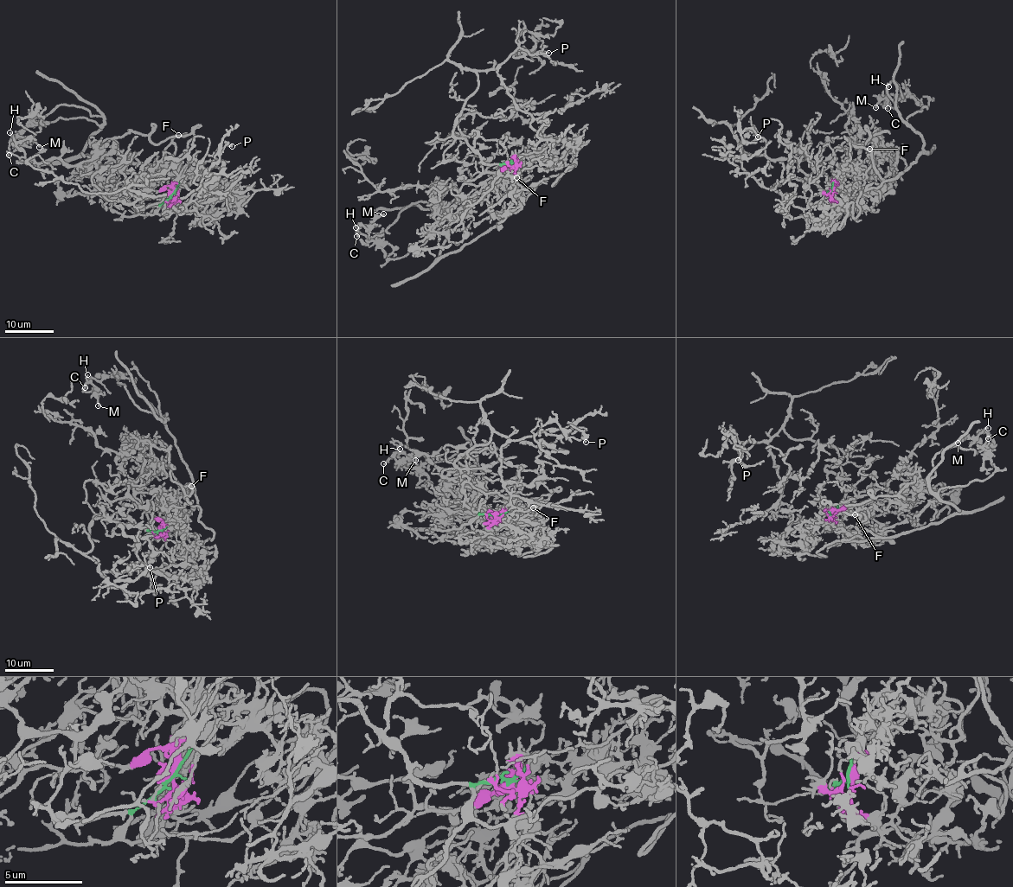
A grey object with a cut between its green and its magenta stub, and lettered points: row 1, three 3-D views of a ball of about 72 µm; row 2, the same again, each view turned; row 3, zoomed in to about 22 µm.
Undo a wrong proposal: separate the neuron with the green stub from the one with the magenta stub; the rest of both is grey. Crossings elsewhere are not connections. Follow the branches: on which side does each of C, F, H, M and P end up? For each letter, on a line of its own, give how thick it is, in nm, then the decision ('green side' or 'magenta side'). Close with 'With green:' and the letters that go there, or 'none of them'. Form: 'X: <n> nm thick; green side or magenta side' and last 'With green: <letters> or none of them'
C: 140 nm thick; magenta side
F: 240 nm thick; magenta side
H: 150 nm thick; magenta side
M: 150 nm thick; magenta side
P: 160 nm thick; green side
With green: P

